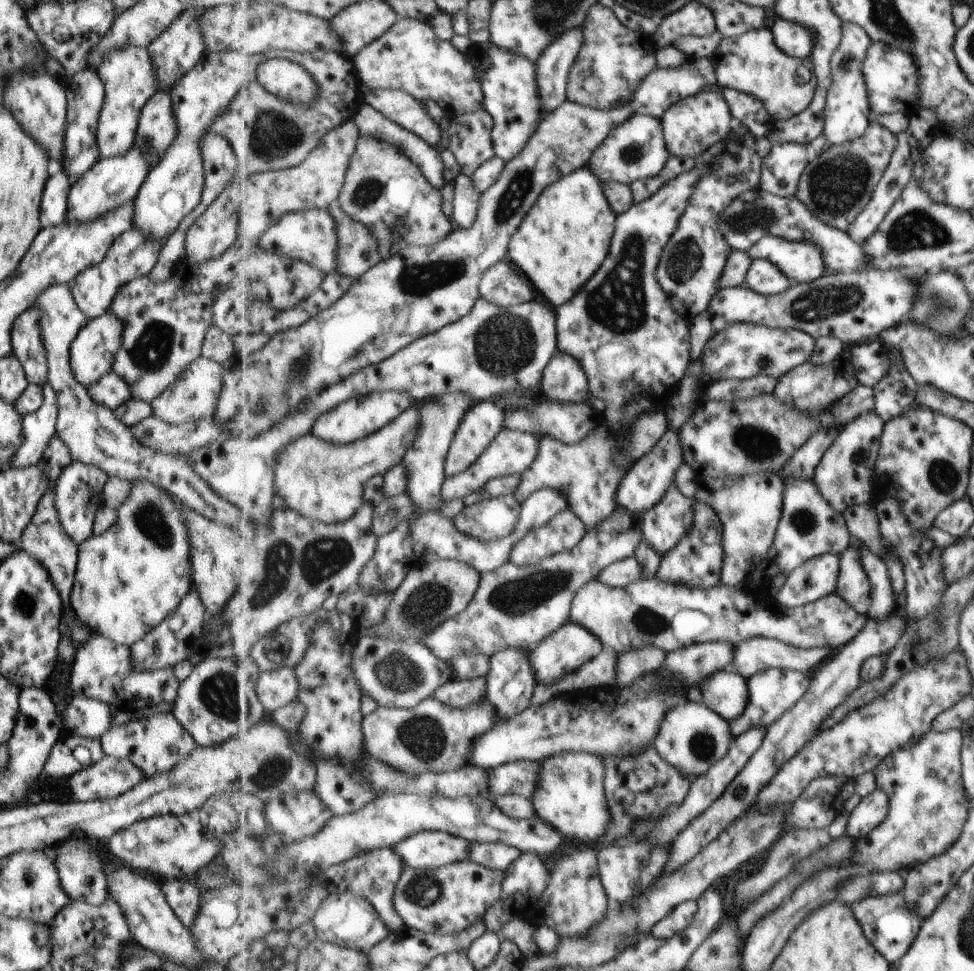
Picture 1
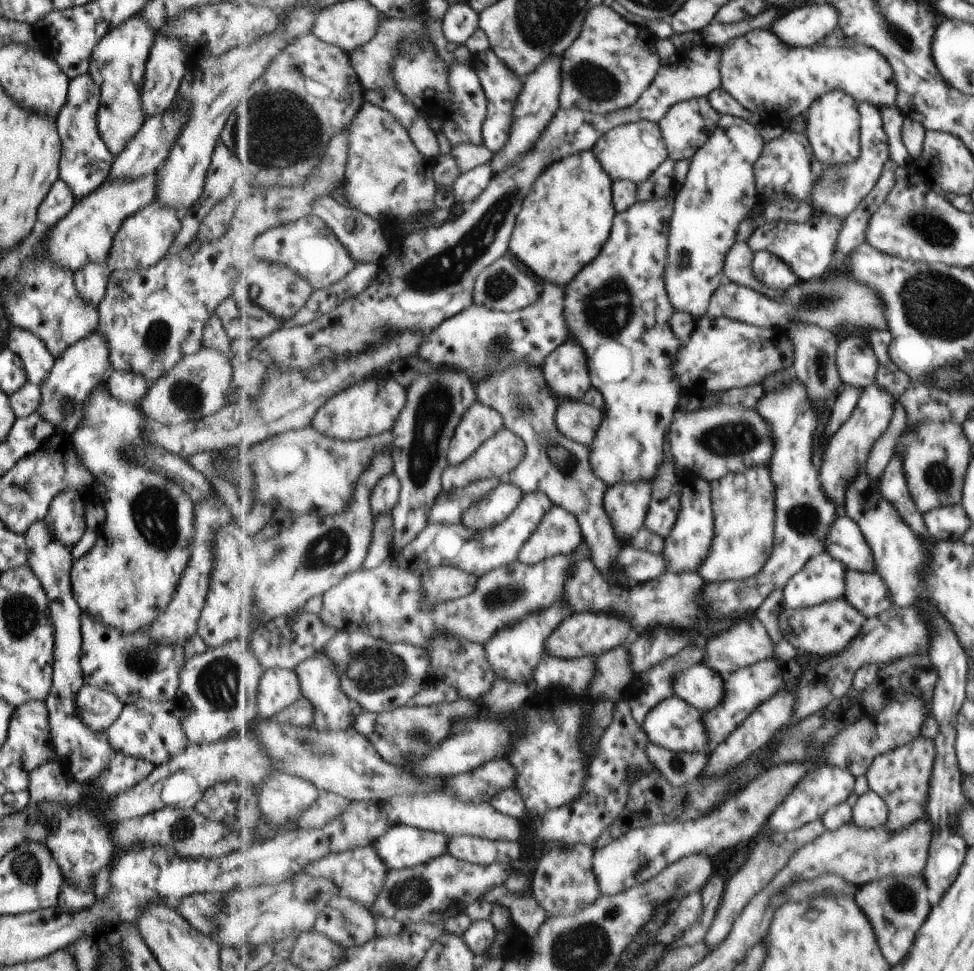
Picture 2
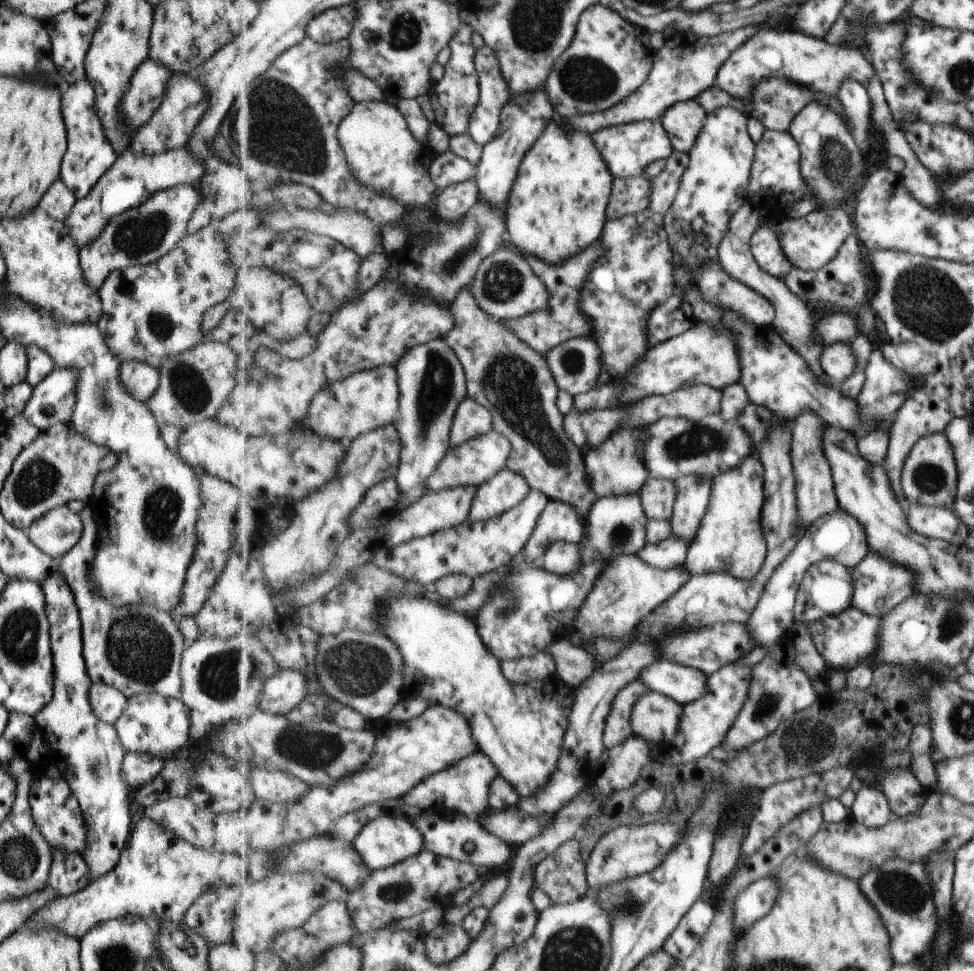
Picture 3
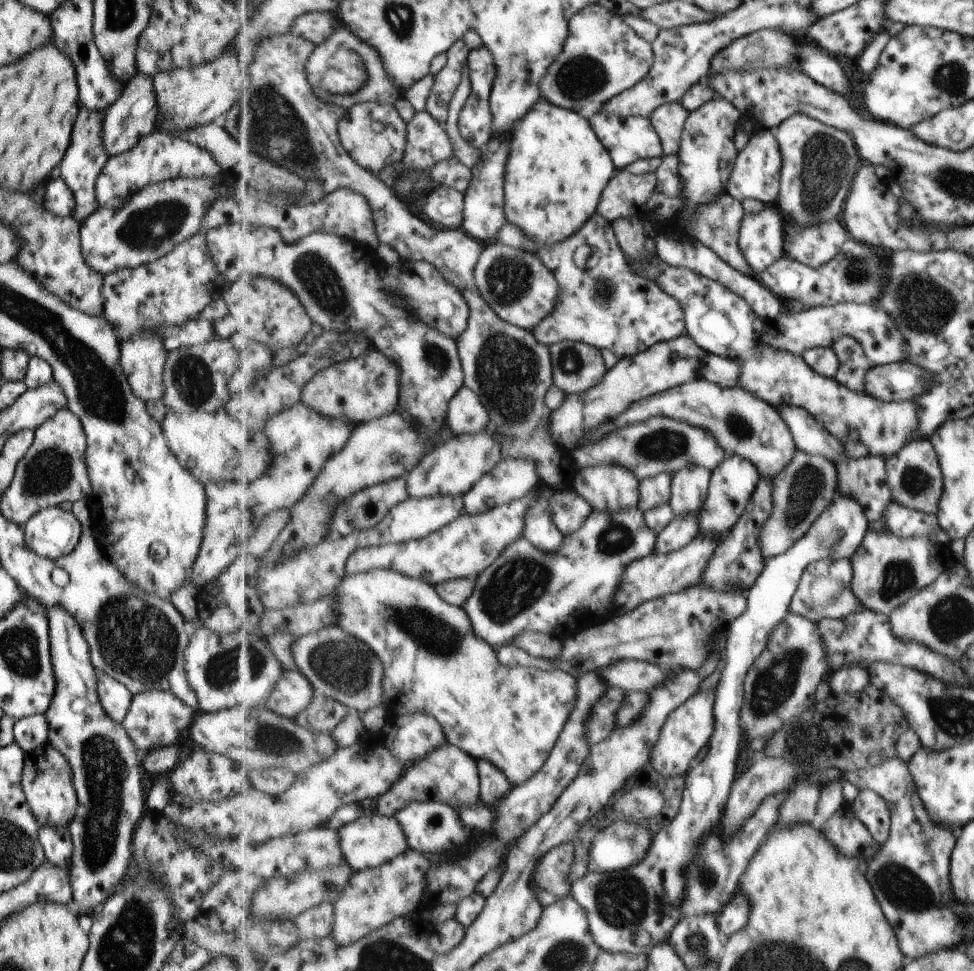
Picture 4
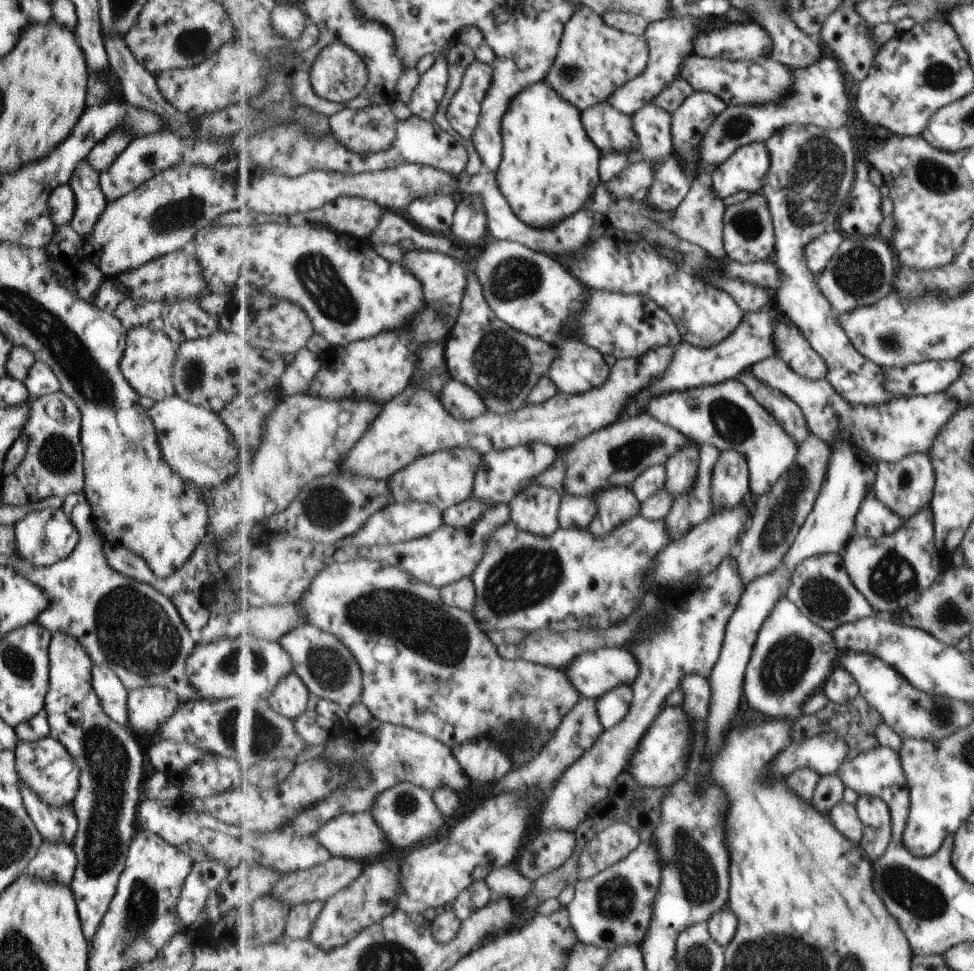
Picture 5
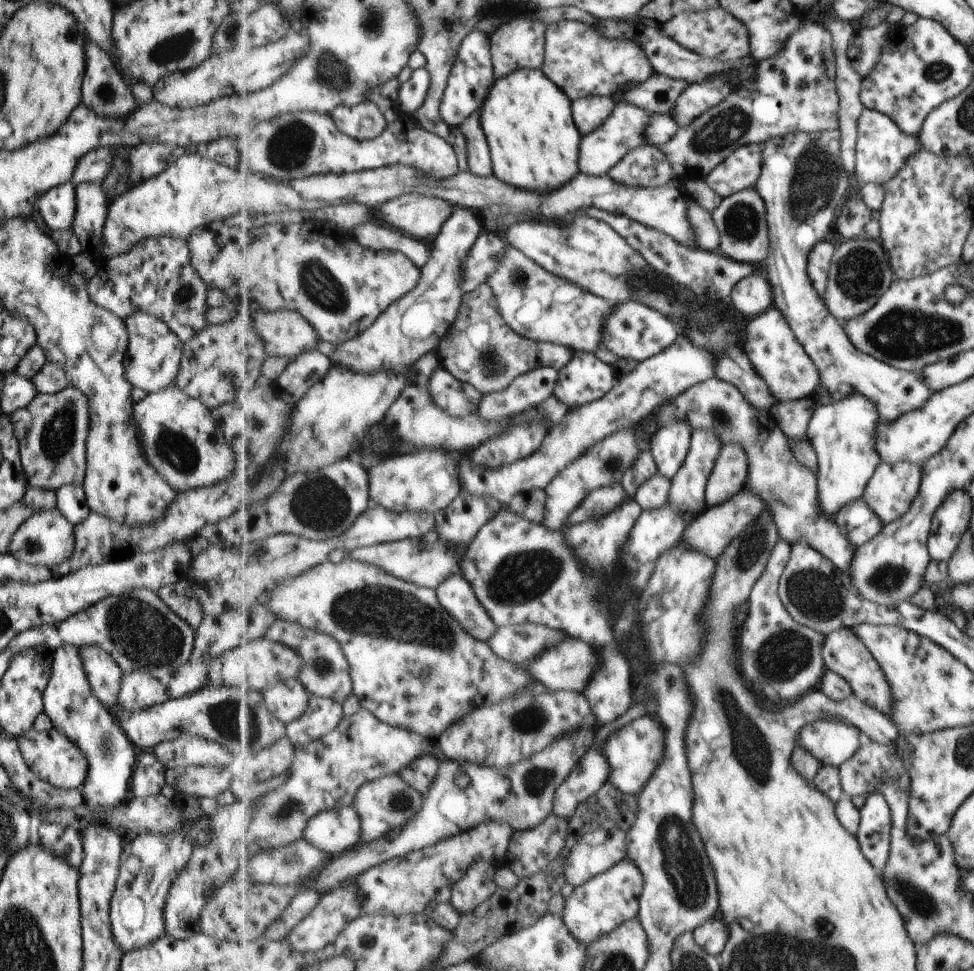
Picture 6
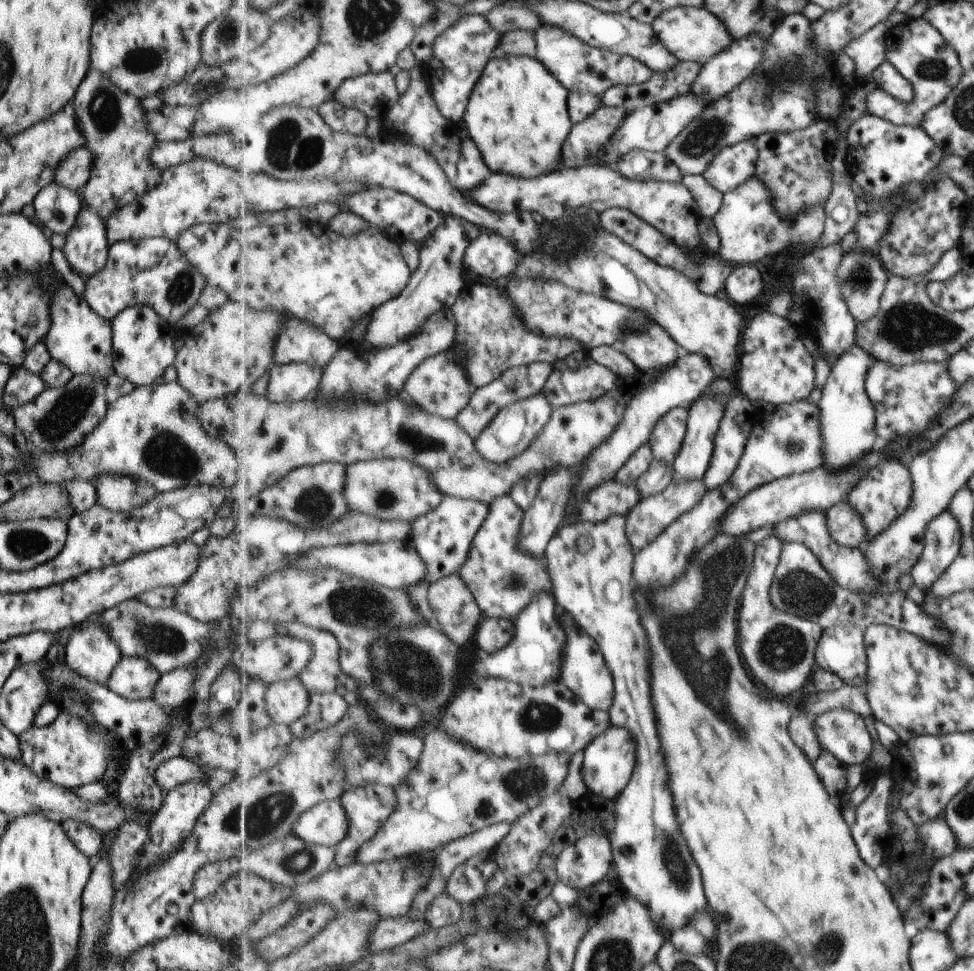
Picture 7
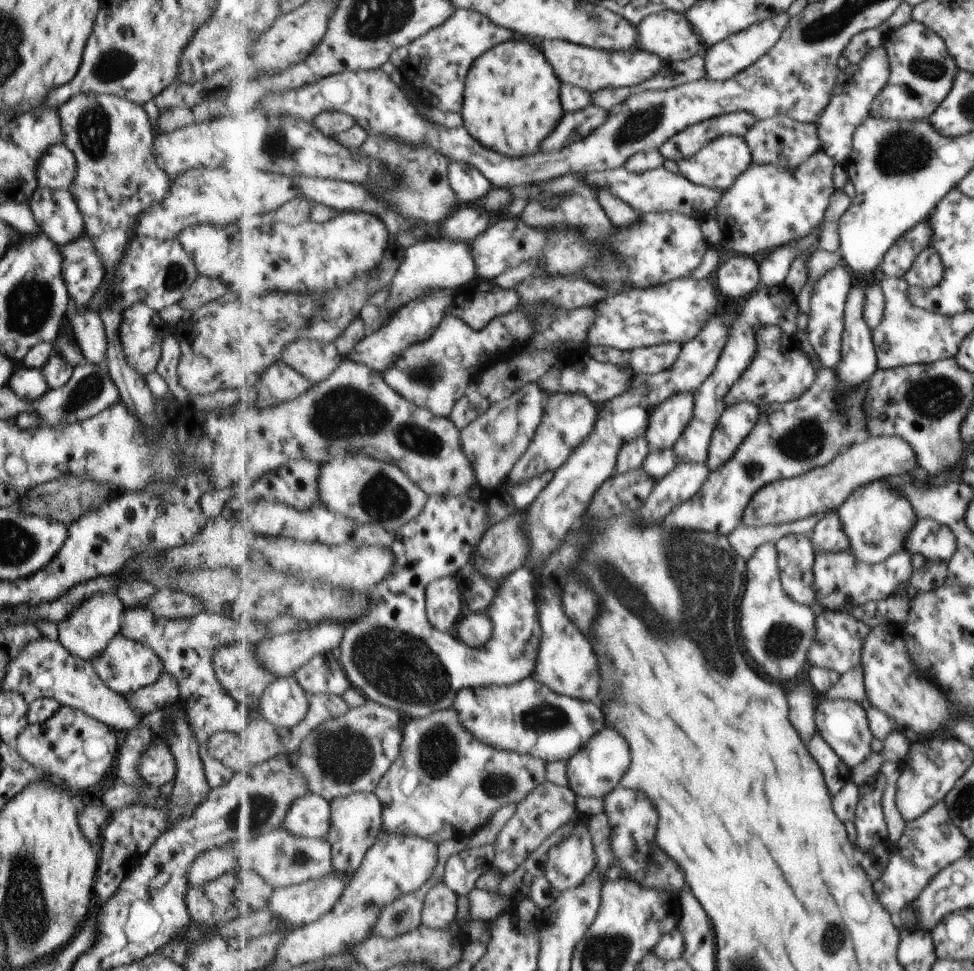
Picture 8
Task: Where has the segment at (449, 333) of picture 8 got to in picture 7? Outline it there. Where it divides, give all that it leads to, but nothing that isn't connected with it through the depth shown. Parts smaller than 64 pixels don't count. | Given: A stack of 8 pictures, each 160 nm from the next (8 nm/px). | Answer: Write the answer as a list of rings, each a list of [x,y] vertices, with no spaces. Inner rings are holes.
[[[449,350],[422,362],[411,373],[404,392],[405,390],[407,390],[407,394],[403,394],[404,397],[415,405],[441,418],[455,420],[457,414],[468,407],[474,388],[471,382],[467,381],[465,369],[458,366]]]

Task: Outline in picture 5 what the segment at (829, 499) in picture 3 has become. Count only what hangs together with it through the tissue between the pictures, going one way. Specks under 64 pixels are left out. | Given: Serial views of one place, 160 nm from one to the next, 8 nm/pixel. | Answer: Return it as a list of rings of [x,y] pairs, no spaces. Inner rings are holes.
[[[812,433],[803,444],[798,444],[799,455],[795,466],[790,468],[767,494],[757,497],[752,511],[750,526],[741,536],[741,549],[738,560],[739,576],[745,588],[753,582],[775,572],[783,566],[786,555],[797,540],[803,524],[814,511],[815,502],[827,476],[827,464],[831,458],[831,446]]]

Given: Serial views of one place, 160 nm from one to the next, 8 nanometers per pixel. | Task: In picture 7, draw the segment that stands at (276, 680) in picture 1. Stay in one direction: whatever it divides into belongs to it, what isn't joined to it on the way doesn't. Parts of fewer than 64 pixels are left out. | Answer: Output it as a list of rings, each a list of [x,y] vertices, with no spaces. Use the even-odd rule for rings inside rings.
[[[299,677],[271,683],[266,690],[266,708],[275,723],[291,726],[307,714],[310,695]]]

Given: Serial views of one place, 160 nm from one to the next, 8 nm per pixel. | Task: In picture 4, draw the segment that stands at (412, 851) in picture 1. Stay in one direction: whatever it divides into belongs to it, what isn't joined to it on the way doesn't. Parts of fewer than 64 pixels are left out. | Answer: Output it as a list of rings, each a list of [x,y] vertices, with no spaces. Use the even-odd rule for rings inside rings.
[[[387,815],[364,816],[346,824],[338,831],[348,864],[356,871],[375,868],[406,853],[410,844],[402,824]]]

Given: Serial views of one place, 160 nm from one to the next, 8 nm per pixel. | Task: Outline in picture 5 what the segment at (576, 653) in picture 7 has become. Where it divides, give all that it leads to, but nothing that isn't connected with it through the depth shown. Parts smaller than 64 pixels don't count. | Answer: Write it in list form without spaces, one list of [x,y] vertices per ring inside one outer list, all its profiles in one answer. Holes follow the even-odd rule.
[[[629,684],[617,686],[597,698],[599,722],[603,724],[603,728],[611,729],[623,723],[630,712],[632,703],[634,703],[634,689]]]

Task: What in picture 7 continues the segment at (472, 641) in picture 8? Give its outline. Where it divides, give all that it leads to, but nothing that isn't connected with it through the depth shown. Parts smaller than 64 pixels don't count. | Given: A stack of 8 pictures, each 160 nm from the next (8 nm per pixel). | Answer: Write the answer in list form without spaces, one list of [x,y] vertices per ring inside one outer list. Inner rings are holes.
[[[483,618],[473,647],[485,653],[495,654],[513,643],[515,635],[516,626],[512,620]]]

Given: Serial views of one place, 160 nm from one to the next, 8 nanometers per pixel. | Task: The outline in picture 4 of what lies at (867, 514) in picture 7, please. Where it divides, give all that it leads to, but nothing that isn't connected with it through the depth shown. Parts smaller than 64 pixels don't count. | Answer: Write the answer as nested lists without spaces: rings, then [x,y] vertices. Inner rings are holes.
[[[928,438],[909,440],[901,451],[886,459],[886,467],[895,501],[925,514],[938,511],[940,496],[943,494],[943,476],[935,448]]]

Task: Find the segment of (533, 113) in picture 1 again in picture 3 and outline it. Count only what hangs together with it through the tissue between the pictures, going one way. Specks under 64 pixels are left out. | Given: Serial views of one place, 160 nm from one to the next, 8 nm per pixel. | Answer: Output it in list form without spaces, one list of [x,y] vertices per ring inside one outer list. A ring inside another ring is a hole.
[[[484,45],[476,51],[480,98],[475,112],[471,114],[468,133],[477,144],[485,146],[498,136],[503,108],[512,98],[494,48]]]

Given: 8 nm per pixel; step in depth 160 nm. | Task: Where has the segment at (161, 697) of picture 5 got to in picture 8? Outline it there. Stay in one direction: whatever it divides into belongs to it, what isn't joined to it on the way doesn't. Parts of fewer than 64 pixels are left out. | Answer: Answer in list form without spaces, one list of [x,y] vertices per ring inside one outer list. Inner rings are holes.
[[[120,632],[111,638],[103,652],[90,661],[90,663],[94,672],[103,681],[103,684],[113,692],[124,697],[128,693],[138,691],[155,682],[159,675],[163,673],[160,658],[149,647],[132,641]]]

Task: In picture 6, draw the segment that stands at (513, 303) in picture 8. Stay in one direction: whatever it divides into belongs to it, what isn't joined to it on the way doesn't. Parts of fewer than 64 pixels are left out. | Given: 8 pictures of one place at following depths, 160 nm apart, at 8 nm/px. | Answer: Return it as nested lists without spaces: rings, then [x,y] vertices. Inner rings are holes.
[[[488,283],[481,284],[471,293],[465,293],[459,317],[449,334],[436,351],[441,364],[453,376],[471,384],[482,394],[501,392],[509,388],[515,378],[535,368],[562,370],[574,356],[574,352],[567,346],[536,342],[518,334],[499,312],[497,298]]]

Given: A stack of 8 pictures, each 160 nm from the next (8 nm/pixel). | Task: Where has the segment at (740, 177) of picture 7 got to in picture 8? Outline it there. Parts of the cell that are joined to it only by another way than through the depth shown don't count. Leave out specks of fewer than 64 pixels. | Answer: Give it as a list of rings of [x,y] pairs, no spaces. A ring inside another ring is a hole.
[[[725,135],[709,143],[697,155],[679,162],[681,174],[696,185],[710,189],[727,191],[739,180],[742,174],[754,163],[754,155],[746,137]]]

